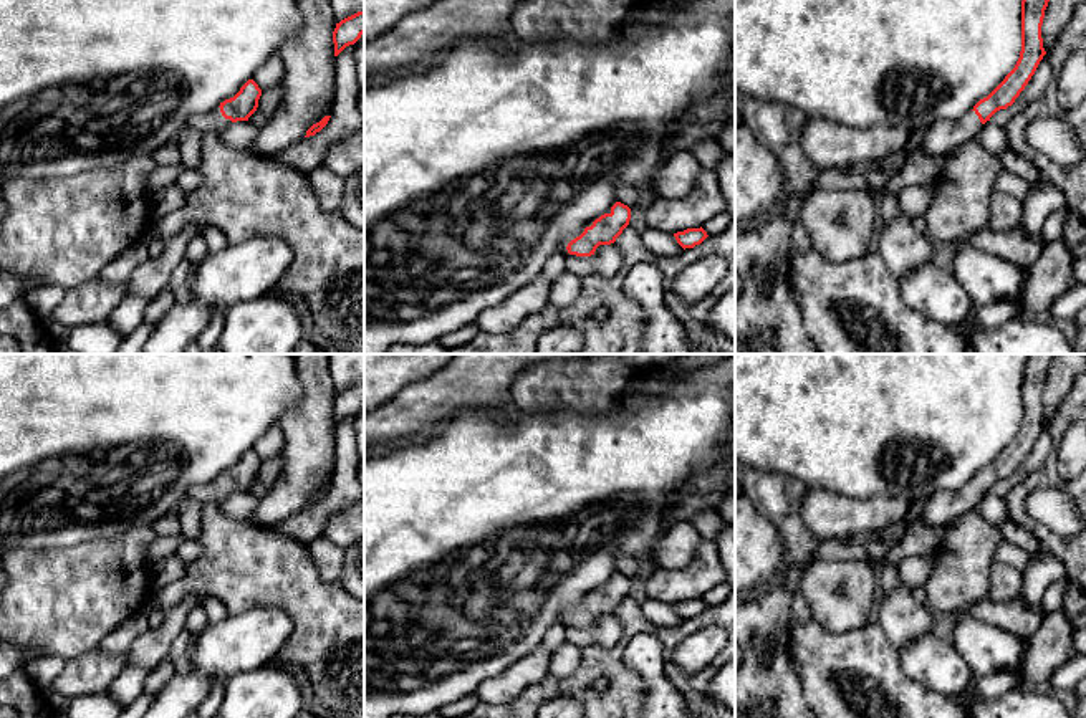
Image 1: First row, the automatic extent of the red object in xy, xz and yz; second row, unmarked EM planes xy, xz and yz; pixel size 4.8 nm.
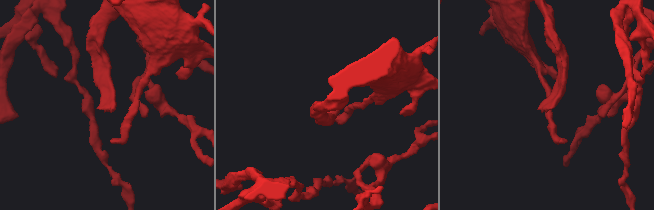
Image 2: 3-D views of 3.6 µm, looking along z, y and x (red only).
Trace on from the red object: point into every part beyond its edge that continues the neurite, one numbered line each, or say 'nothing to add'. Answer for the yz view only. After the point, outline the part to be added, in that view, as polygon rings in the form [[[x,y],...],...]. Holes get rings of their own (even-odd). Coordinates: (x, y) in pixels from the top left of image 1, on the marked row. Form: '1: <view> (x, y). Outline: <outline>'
1: yz (941, 138). Outline: [[[975,111],[954,121],[937,121],[927,127],[919,152],[947,157],[960,144],[973,139],[980,127],[982,122]]]

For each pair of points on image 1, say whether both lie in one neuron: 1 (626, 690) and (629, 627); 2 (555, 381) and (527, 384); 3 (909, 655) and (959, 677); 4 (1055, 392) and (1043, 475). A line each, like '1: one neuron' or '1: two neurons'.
1: one neuron
2: one neuron
3: one neuron
4: two neurons

